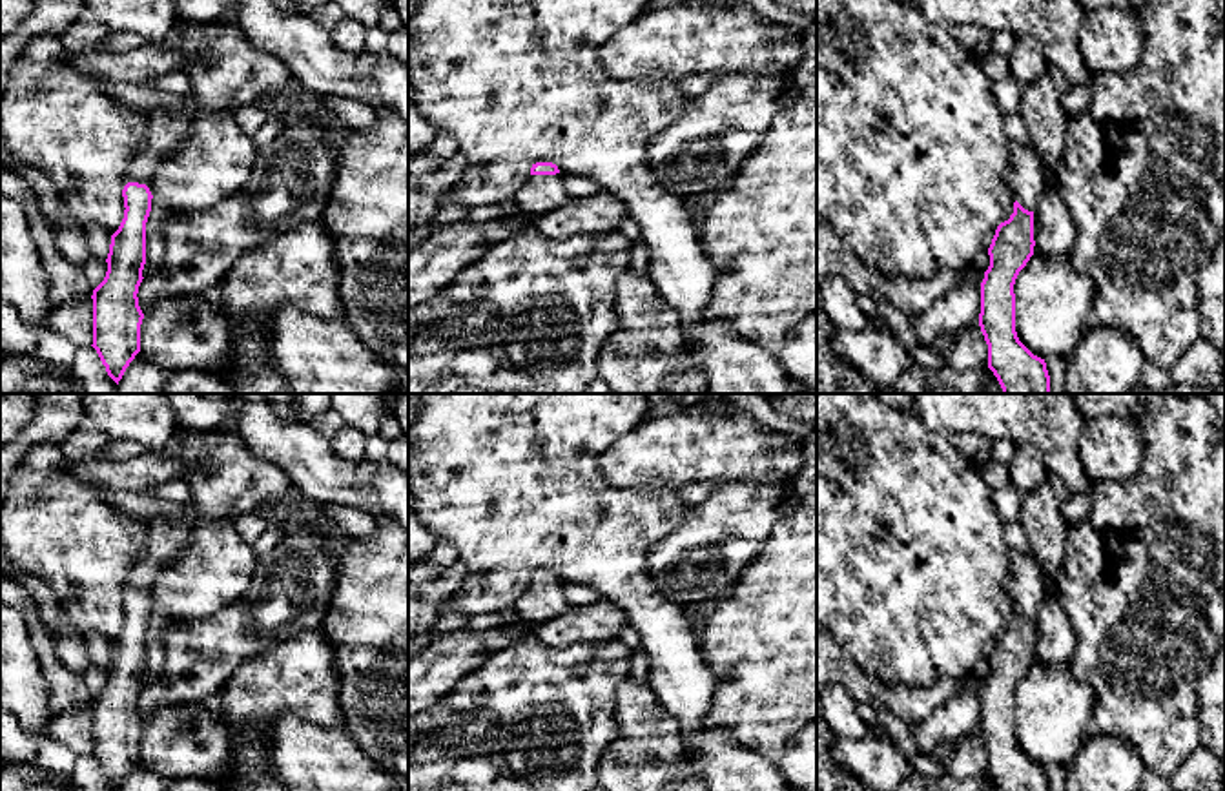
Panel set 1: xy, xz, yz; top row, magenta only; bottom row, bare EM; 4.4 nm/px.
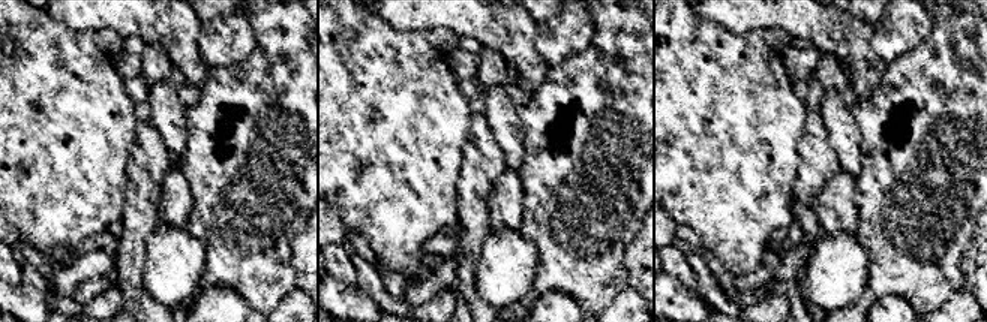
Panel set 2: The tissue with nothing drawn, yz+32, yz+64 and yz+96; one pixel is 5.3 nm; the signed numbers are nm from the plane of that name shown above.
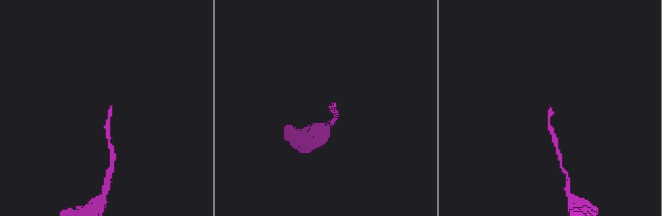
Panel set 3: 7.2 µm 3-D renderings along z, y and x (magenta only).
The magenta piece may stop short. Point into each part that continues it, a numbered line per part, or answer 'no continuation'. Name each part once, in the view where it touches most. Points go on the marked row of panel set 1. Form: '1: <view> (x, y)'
1: xz (540, 194)

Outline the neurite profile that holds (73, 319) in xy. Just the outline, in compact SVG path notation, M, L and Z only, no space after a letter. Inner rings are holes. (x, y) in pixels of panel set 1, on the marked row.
M77 299L53 304L47 326L69 339L77 348L93 344L93 299Z

